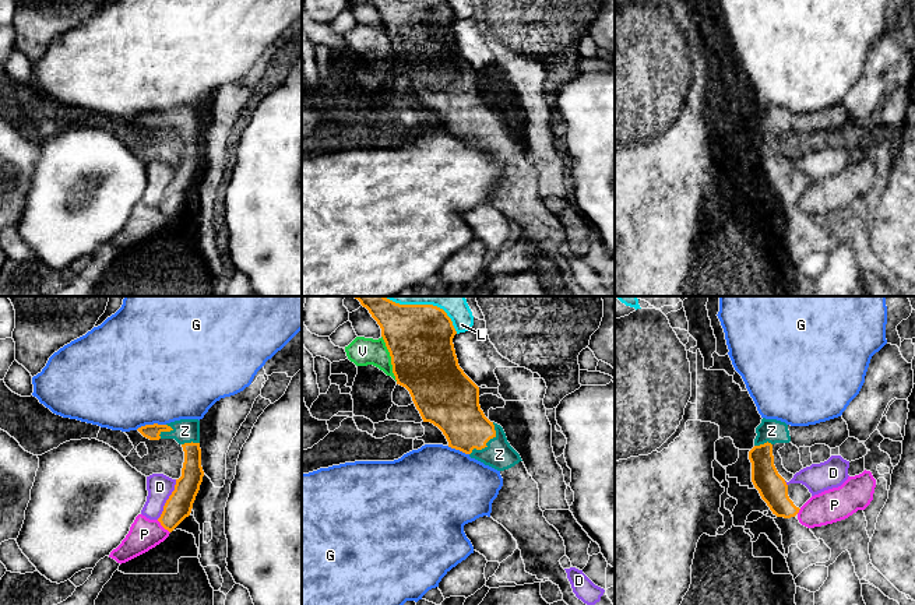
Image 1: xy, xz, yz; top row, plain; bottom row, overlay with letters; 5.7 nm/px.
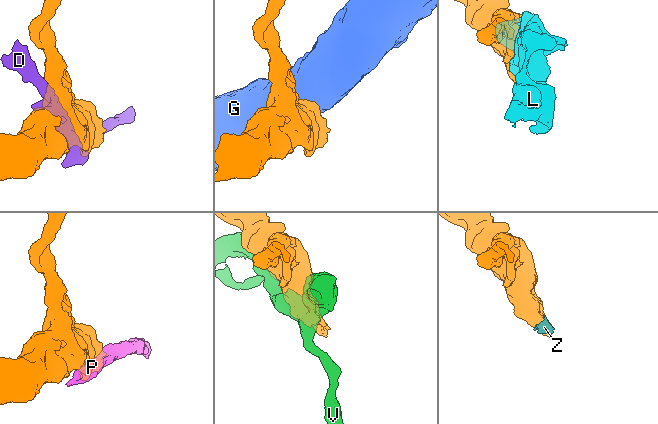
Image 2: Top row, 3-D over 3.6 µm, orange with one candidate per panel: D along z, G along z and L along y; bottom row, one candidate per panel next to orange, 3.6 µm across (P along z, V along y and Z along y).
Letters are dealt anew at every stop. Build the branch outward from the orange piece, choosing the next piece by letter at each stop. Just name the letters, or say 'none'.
Z

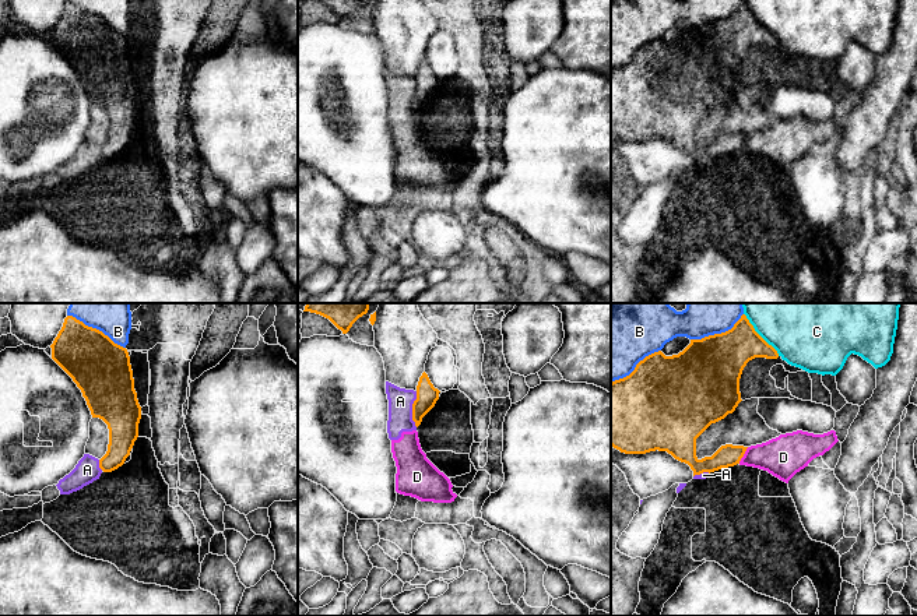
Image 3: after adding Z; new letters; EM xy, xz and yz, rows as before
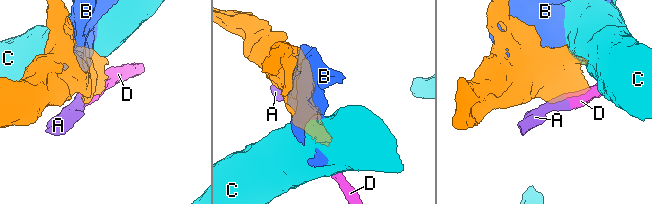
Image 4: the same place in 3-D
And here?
none

